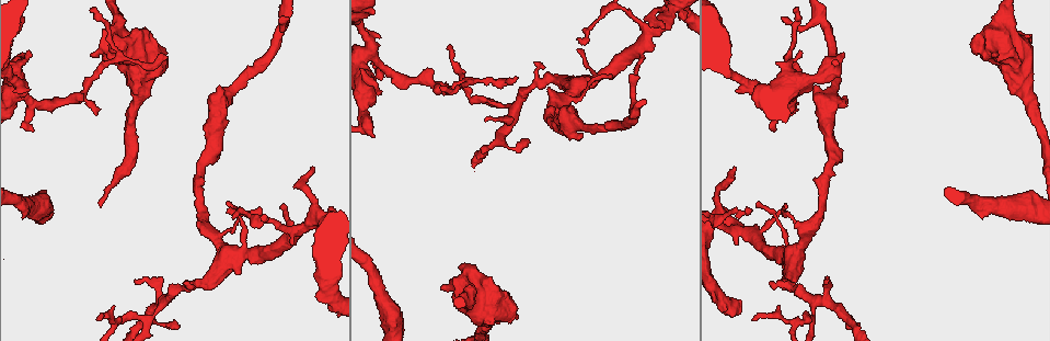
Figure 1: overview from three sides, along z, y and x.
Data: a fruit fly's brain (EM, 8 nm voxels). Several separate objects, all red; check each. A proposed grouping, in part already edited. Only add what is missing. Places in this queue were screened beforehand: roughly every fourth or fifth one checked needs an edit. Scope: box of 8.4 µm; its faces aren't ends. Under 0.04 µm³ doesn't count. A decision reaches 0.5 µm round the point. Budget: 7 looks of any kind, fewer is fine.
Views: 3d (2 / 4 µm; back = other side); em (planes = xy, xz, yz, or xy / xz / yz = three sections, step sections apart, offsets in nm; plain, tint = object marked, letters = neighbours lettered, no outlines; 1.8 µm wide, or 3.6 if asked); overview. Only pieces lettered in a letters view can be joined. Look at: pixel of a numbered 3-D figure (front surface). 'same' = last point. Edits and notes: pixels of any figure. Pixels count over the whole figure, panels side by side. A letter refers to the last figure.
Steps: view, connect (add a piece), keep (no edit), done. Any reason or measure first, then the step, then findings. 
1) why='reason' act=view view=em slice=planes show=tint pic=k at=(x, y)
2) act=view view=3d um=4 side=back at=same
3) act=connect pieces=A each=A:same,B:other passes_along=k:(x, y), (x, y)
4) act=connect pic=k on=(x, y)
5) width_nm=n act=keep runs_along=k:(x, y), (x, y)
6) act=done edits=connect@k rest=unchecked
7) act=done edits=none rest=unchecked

why='free end' act=view view=3d um=2 pic=1 at=(535, 65)

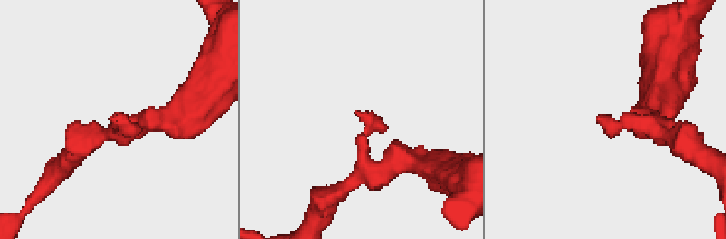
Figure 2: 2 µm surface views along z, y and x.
why='need the tissue' act=view view=em slice=planes show=letters pic=2 at=(110, 119)

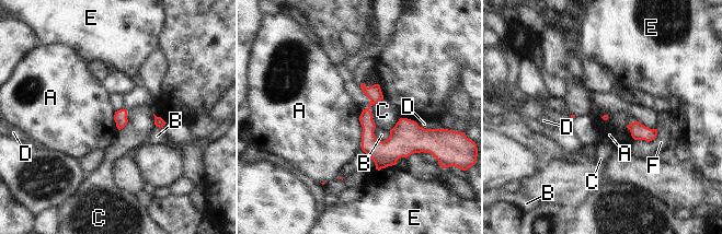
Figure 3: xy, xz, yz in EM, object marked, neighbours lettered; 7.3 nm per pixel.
act=keep each=A:other,B:other,C:other,D:other,E:other,F:other border=3:(114, 112), (114, 121), (118, 129) found='no lettered piece goes on from it'

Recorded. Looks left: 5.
act=view view=3d um=2 pic=1 at=(283, 203)

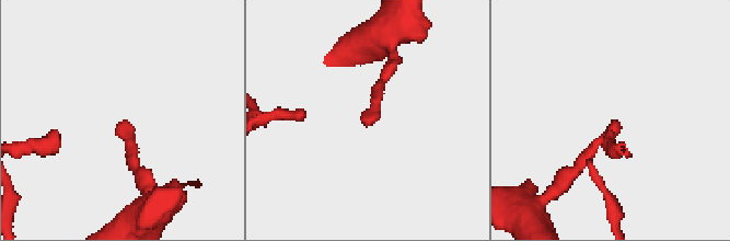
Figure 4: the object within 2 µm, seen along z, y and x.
why='need the tissue' act=view view=em slice=planes show=letters pic=4 at=(615, 121)

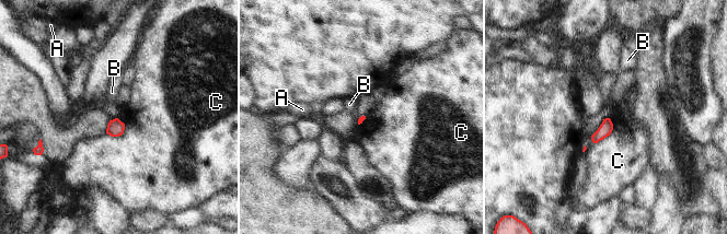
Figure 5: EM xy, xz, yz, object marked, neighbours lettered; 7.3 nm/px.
act=keep each=A:other,B:other,C:other border=5:(611, 119), (612, 131), (593, 143) found='none of them fits'

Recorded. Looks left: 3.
why='an open end' act=view view=em slice=planes show=tint pic=1 at=(444, 83)

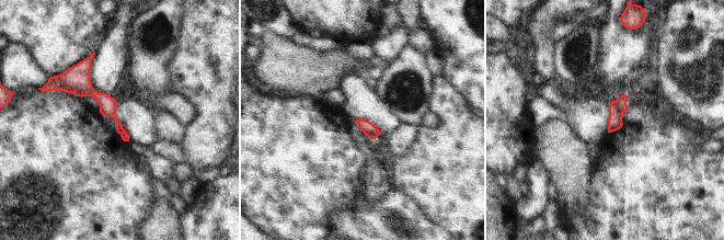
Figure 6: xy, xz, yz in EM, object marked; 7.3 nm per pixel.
act=view view=em slice=planes show=letters at=same

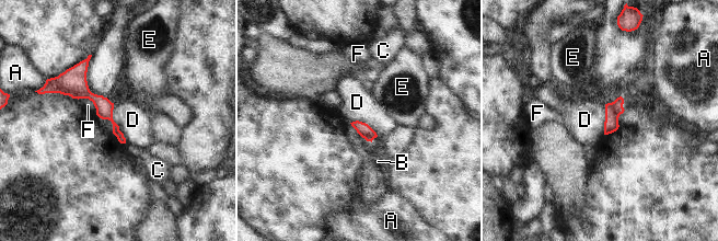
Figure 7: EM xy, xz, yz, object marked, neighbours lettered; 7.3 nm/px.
act=keep each=A:other,B:other,C:other,D:other,E:other,F:other runs_along=7:(77, 67), (77, 82), (104, 108), (123, 140) found='no lettered piece goes on from it'

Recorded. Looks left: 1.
act=done edits=none rest=unchecked

